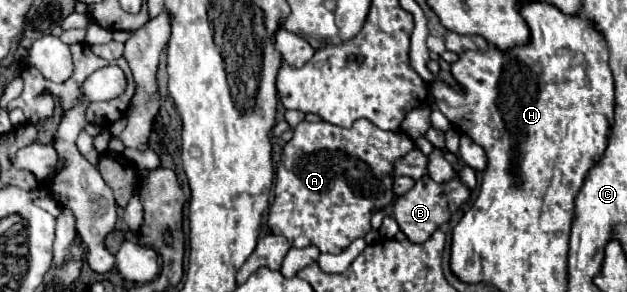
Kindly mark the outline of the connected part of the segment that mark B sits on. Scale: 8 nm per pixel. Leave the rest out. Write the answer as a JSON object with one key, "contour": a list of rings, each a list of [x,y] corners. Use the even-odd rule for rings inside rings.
{"contour":[[[423,175],[421,179],[415,181],[415,187],[409,193],[395,199],[393,217],[409,241],[423,243],[435,233],[435,229],[439,225],[443,225],[451,219],[451,215],[469,199],[469,195],[471,195],[471,191],[459,177],[455,177],[447,183],[437,183],[429,175]]]}

